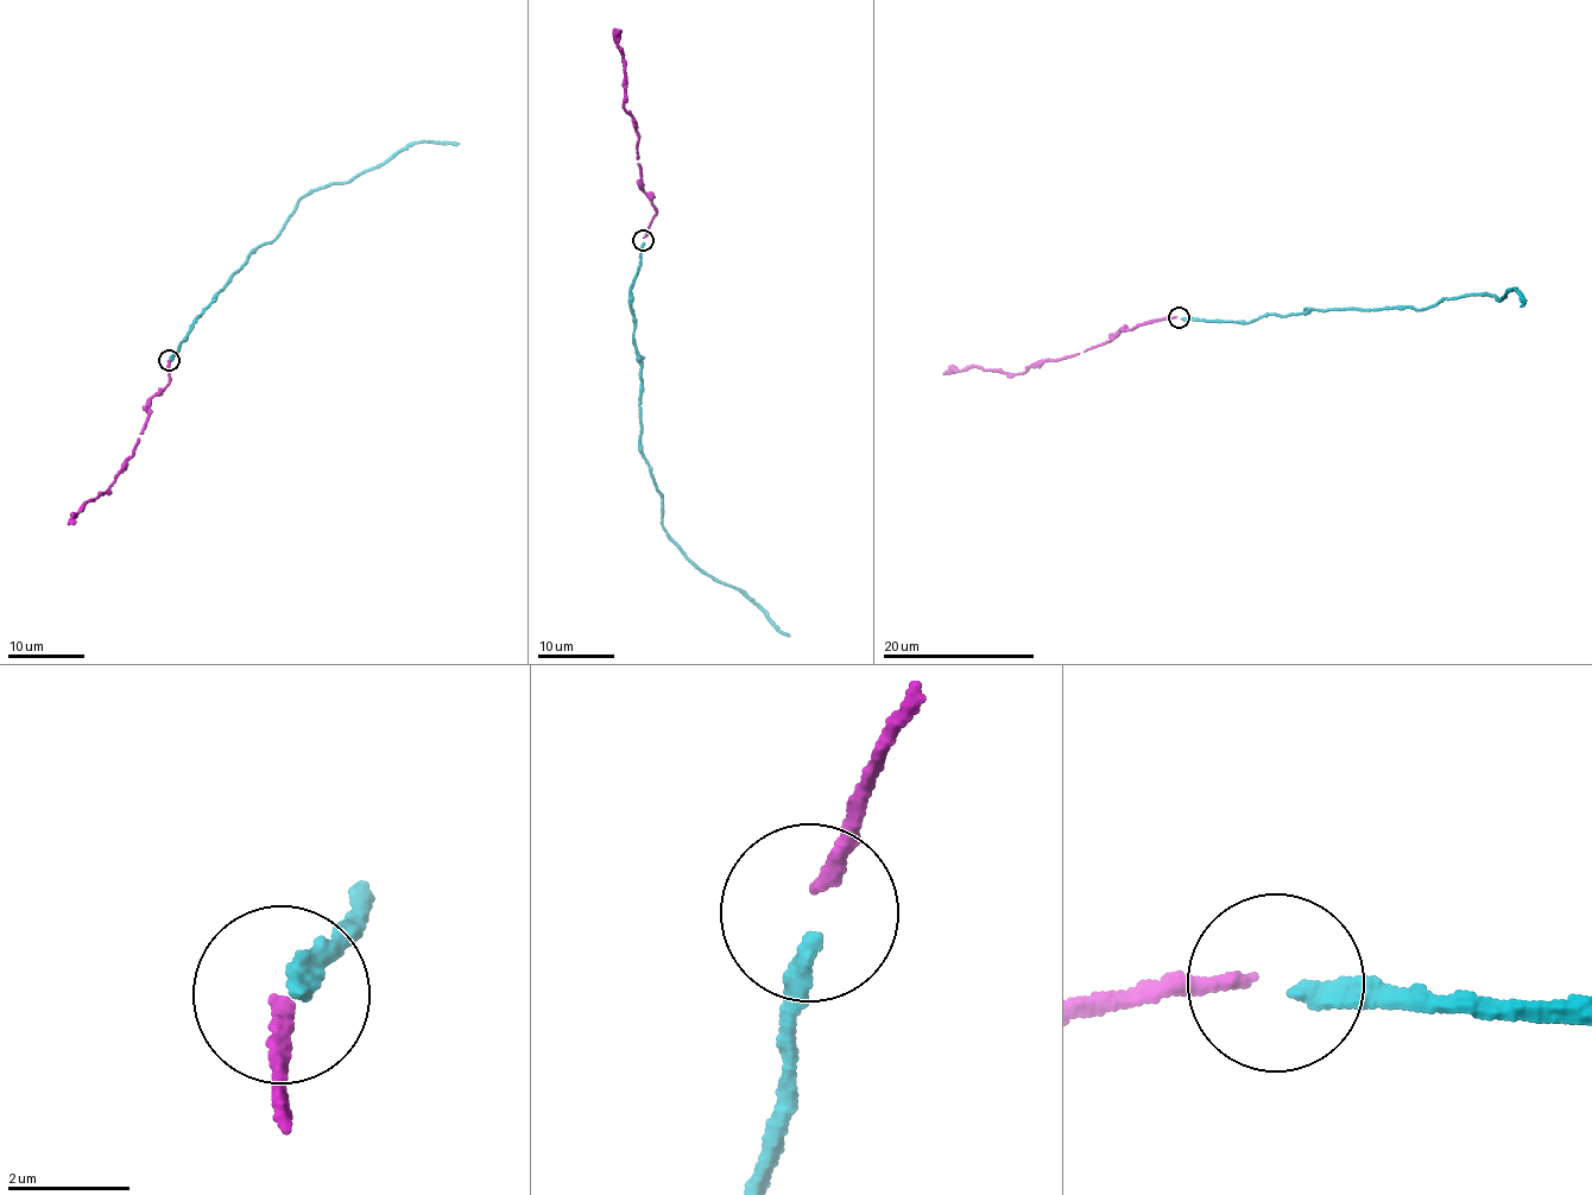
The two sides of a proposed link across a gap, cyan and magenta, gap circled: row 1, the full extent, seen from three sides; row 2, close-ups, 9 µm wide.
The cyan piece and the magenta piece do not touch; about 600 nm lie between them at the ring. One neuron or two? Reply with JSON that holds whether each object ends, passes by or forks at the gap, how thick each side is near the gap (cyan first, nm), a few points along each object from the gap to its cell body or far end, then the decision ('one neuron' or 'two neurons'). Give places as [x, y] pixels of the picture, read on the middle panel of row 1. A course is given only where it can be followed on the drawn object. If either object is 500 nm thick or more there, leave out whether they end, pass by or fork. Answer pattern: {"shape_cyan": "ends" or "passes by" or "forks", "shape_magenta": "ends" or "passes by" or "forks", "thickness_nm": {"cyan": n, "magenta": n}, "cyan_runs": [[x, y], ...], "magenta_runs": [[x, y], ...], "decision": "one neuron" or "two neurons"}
{"shape_cyan": "ends", "shape_magenta": "ends", "thickness_nm": {"cyan": 300, "magenta": 240}, "cyan_runs": [[643, 241], [631, 304], [639, 364], [640, 453], [661, 498], [661, 526], [696, 567], [758, 602], [789, 636]], "magenta_runs": [[643, 238], [655, 206], [640, 185], [635, 119], [624, 103], [624, 51], [613, 27]], "decision": "one neuron"}

